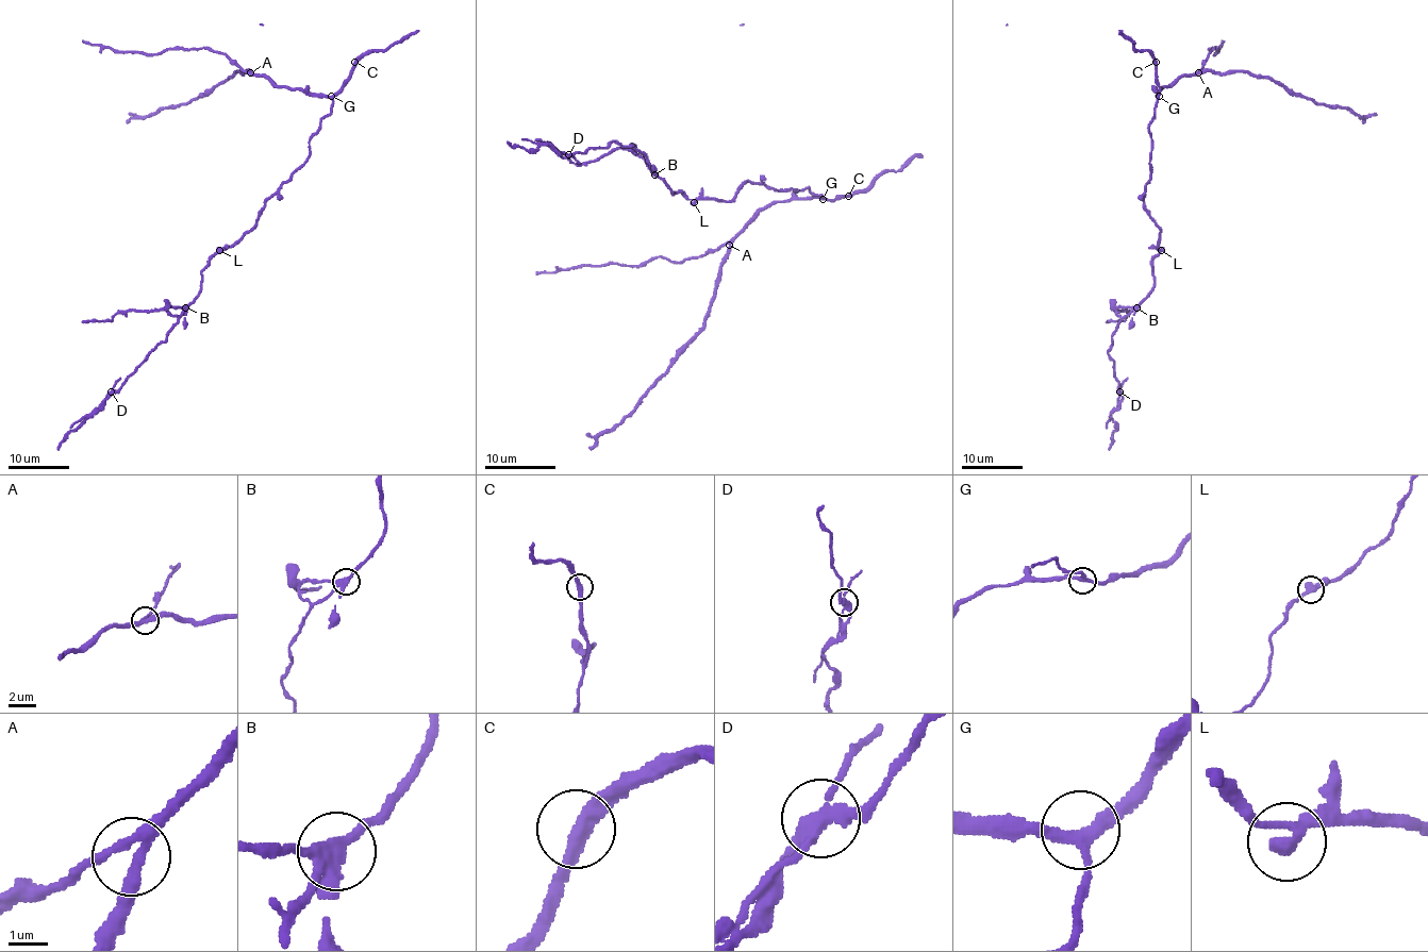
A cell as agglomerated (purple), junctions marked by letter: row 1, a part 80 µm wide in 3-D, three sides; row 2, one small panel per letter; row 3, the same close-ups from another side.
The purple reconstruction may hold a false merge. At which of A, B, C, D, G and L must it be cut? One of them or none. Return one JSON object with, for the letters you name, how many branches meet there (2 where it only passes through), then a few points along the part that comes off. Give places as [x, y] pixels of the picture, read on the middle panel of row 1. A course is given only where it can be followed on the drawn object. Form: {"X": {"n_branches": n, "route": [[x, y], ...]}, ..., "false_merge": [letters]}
{"D": {"n_branches": 4, "route": [[568, 154], [522, 139]]}, "false_merge": ["D"]}

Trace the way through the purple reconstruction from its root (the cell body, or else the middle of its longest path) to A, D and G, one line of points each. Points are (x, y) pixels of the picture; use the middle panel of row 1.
A: (791, 188), (808, 188), (824, 197), (797, 197), (773, 202), (729, 245)
D: (791, 188), (746, 181), (730, 201), (690, 199), (673, 194), (633, 146), (612, 140), (568, 154)
G: (791, 188), (808, 188), (823, 196), (823, 199)

